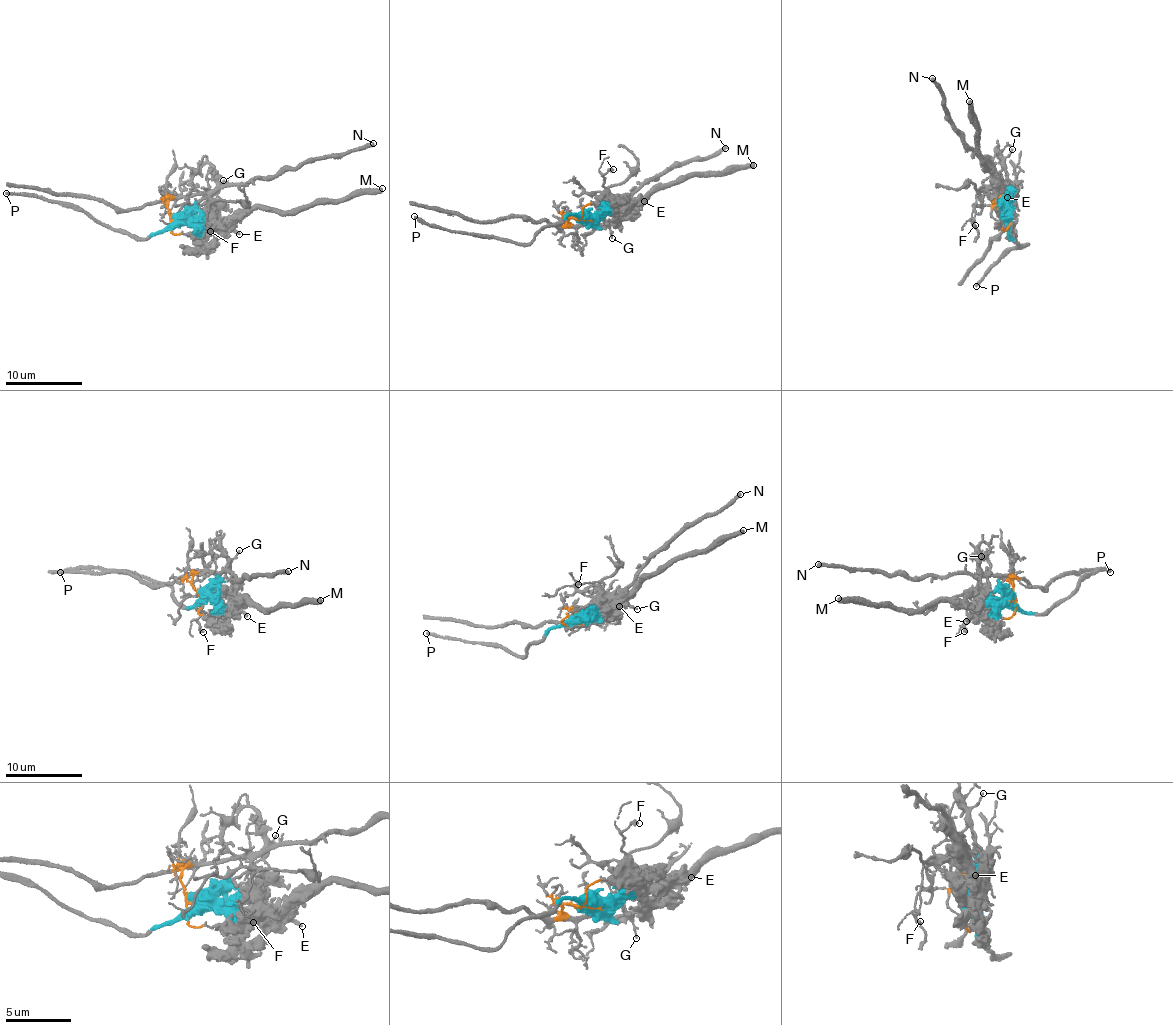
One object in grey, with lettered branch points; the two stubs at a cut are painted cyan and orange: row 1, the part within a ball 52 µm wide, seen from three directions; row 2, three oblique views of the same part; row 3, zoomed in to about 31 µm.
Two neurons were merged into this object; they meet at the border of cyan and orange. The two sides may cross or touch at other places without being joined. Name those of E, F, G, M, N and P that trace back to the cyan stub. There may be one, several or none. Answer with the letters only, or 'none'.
E, M, P

